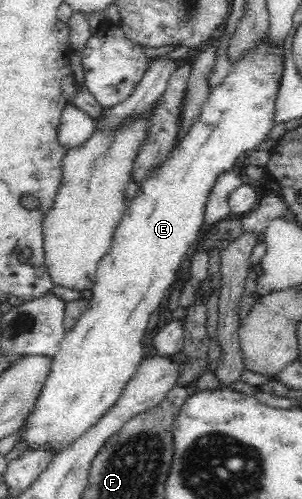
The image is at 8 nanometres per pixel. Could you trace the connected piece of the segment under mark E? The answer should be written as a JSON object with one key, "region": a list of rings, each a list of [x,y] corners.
{"region":[[[255,46],[253,50],[245,52],[245,55],[232,65],[232,72],[227,76],[225,82],[217,88],[212,88],[209,92],[209,98],[206,99],[205,104],[202,106],[201,114],[198,115],[197,120],[193,122],[193,126],[189,128],[189,134],[174,145],[173,150],[166,156],[165,162],[157,168],[157,170],[151,172],[149,178],[145,178],[143,183],[143,190],[139,192],[139,196],[135,198],[135,202],[127,204],[124,218],[121,223],[118,224],[114,231],[113,246],[111,250],[101,258],[95,274],[95,282],[92,284],[91,294],[92,297],[89,299],[89,308],[79,315],[78,321],[70,328],[69,331],[63,335],[63,340],[57,347],[57,352],[52,356],[52,364],[45,379],[45,384],[41,389],[40,395],[38,396],[37,402],[34,407],[28,413],[26,420],[22,424],[21,436],[19,436],[18,444],[25,445],[25,452],[27,451],[51,451],[53,455],[59,455],[64,452],[67,448],[70,448],[75,441],[79,440],[83,434],[86,434],[95,423],[97,423],[110,408],[116,405],[117,399],[121,396],[121,392],[124,391],[127,382],[131,380],[133,374],[139,365],[142,363],[144,358],[144,347],[141,344],[143,340],[143,334],[145,334],[145,328],[149,324],[149,318],[153,312],[159,310],[163,298],[167,296],[171,284],[175,282],[177,278],[177,272],[179,272],[179,262],[181,258],[187,254],[188,250],[191,250],[193,244],[200,236],[200,229],[204,222],[204,210],[206,209],[206,202],[208,201],[211,187],[214,185],[216,176],[224,170],[229,170],[235,163],[235,160],[239,158],[242,153],[251,152],[258,142],[264,140],[271,128],[273,127],[273,115],[274,106],[279,90],[279,78],[281,78],[282,66],[281,60],[273,60],[270,52],[267,52],[267,48],[263,46]]]}

